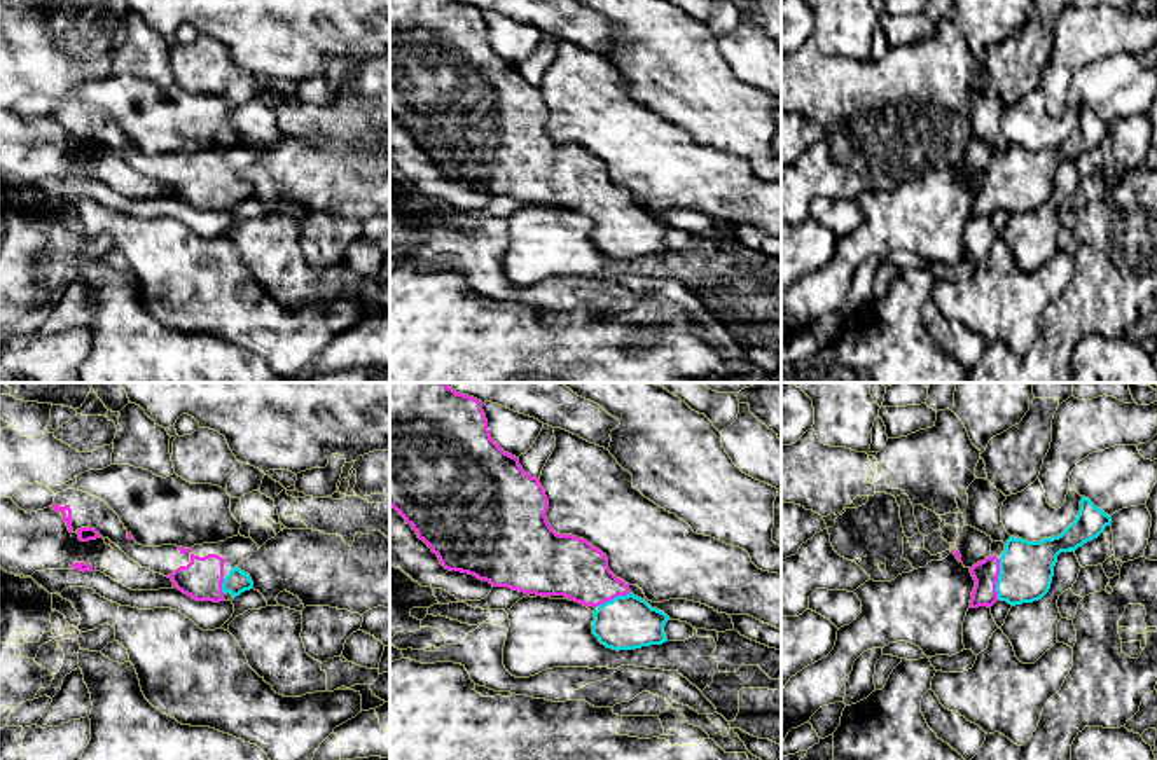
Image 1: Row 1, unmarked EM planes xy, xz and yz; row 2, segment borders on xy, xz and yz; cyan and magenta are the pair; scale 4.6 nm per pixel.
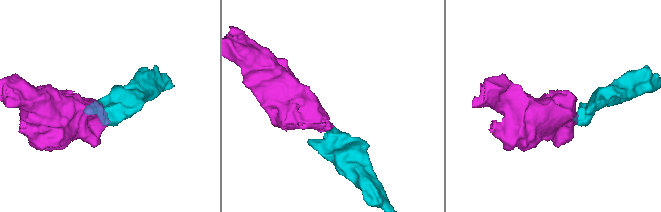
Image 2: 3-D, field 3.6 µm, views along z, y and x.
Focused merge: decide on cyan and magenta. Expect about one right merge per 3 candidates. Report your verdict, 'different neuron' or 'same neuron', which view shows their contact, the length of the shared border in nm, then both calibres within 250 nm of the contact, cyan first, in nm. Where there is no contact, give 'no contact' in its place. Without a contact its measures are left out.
same neuron; meets cyan in yz; contact 180 nm long; 260 nm thick on the cyan side, 120 nm on the other

